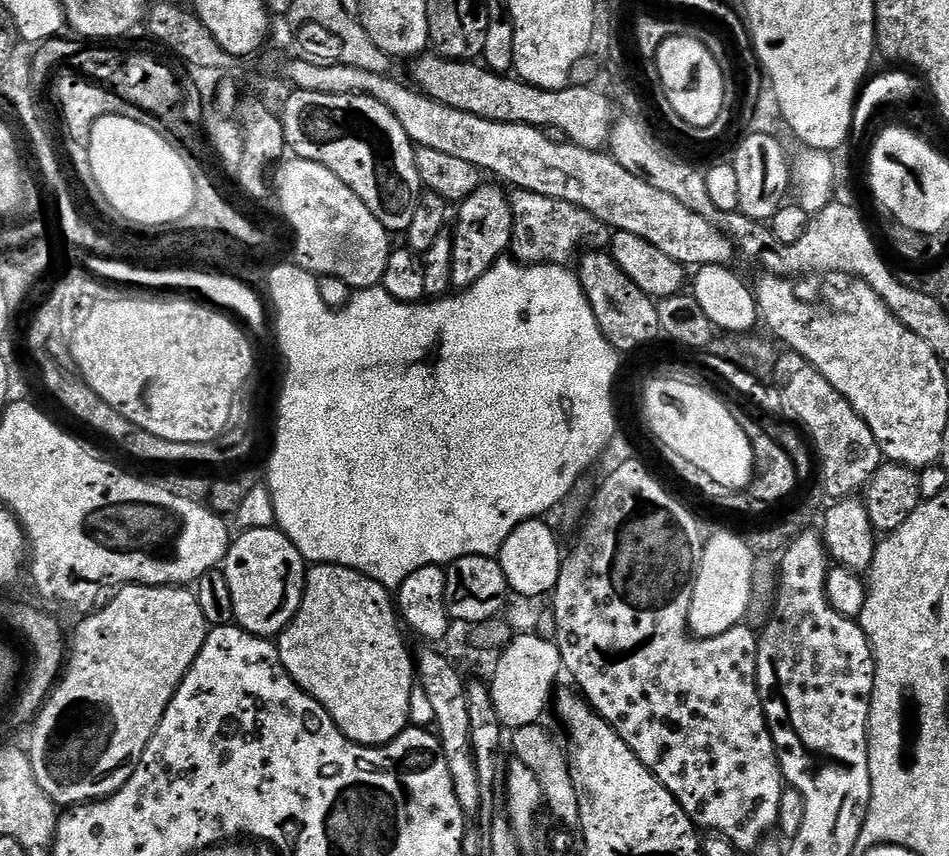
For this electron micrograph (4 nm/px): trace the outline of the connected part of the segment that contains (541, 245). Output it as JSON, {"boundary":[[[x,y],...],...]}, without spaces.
{"boundary":[[[513,189],[509,200],[512,212],[510,252],[522,264],[567,265],[568,259],[581,251],[580,244],[585,244],[583,247],[588,250],[604,250],[612,243],[613,229],[594,218],[594,214],[570,202],[562,202],[524,189]]]}

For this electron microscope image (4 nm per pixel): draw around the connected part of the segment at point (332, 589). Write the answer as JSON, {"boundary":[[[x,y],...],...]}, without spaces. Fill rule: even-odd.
{"boundary":[[[312,564],[304,578],[304,593],[298,612],[278,637],[280,661],[293,682],[330,714],[347,740],[378,748],[389,744],[410,724],[410,700],[414,687],[414,656],[400,633],[398,608],[389,589],[353,568],[337,564]]]}

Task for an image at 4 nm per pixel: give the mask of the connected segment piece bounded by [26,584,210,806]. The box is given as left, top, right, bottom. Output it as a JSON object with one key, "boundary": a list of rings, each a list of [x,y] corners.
{"boundary":[[[126,584],[117,592],[120,593],[101,612],[96,612],[93,616],[86,617],[77,626],[76,633],[73,636],[71,633],[70,651],[66,657],[66,667],[60,677],[60,681],[57,682],[51,694],[48,695],[48,700],[44,704],[43,710],[37,714],[30,728],[32,741],[26,744],[26,751],[34,766],[34,778],[38,778],[38,786],[42,786],[42,790],[46,790],[46,794],[57,806],[75,806],[105,799],[114,795],[128,781],[134,774],[136,767],[139,766],[142,754],[146,750],[154,730],[158,730],[158,726],[162,722],[162,718],[182,682],[182,678],[186,678],[194,658],[198,658],[198,654],[202,650],[210,631],[208,619],[202,614],[202,606],[198,606],[198,598],[191,587]]]}

